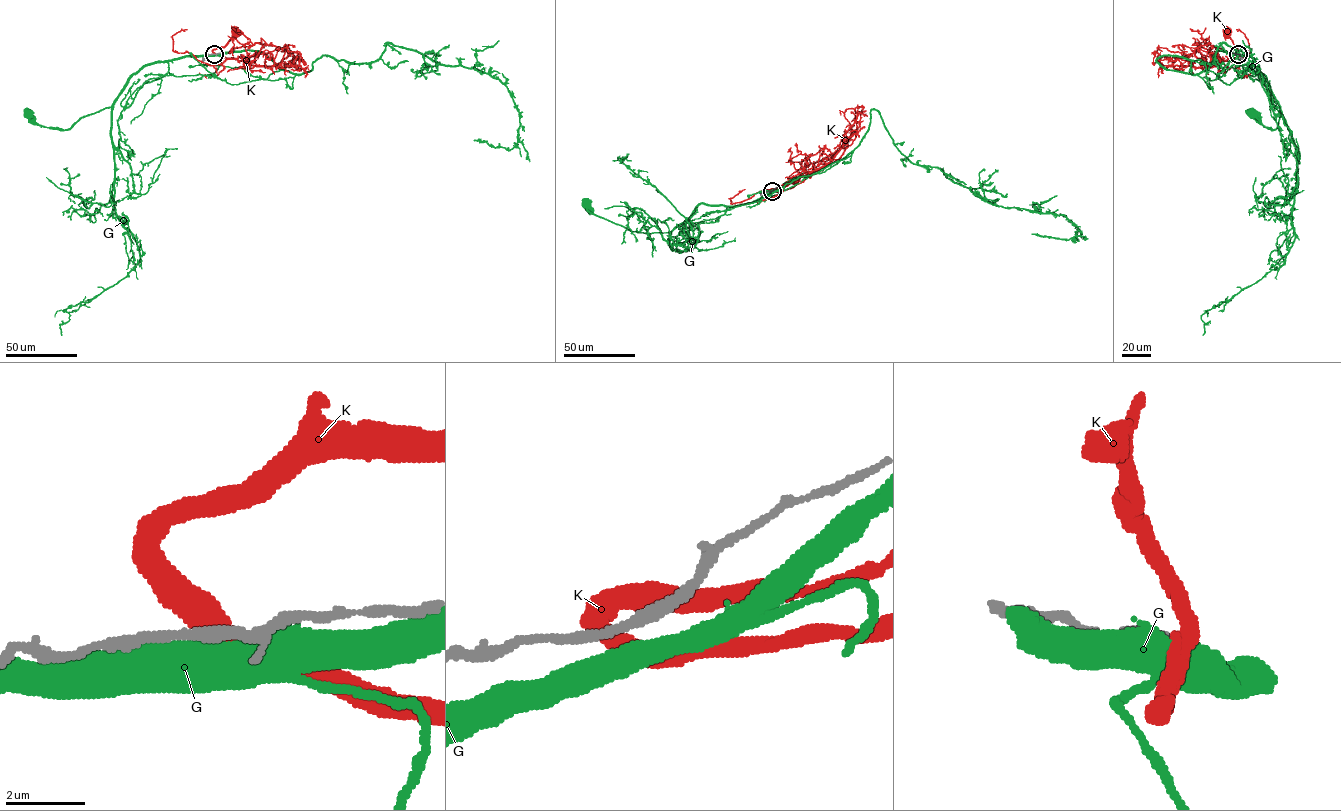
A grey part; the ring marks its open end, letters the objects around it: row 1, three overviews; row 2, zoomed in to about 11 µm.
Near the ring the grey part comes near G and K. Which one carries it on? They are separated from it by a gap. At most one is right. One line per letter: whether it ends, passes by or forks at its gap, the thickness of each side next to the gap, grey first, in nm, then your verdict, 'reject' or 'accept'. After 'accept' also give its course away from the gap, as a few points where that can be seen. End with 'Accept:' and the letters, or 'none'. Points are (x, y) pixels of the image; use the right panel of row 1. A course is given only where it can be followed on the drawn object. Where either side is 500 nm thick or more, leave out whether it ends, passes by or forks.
G: calibres 300 and 550 nm; reject
K: it passes by; calibres 300 and 480 nm; accept; course (1239, 53), (1227, 33)
Accept: K

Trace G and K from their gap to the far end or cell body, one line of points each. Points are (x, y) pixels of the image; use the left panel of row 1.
G: (214, 54), (144, 65), (131, 76), (110, 107), (81, 117), (69, 128), (40, 125), (26, 113)
K: (214, 53), (213, 50), (223, 47), (235, 33)

